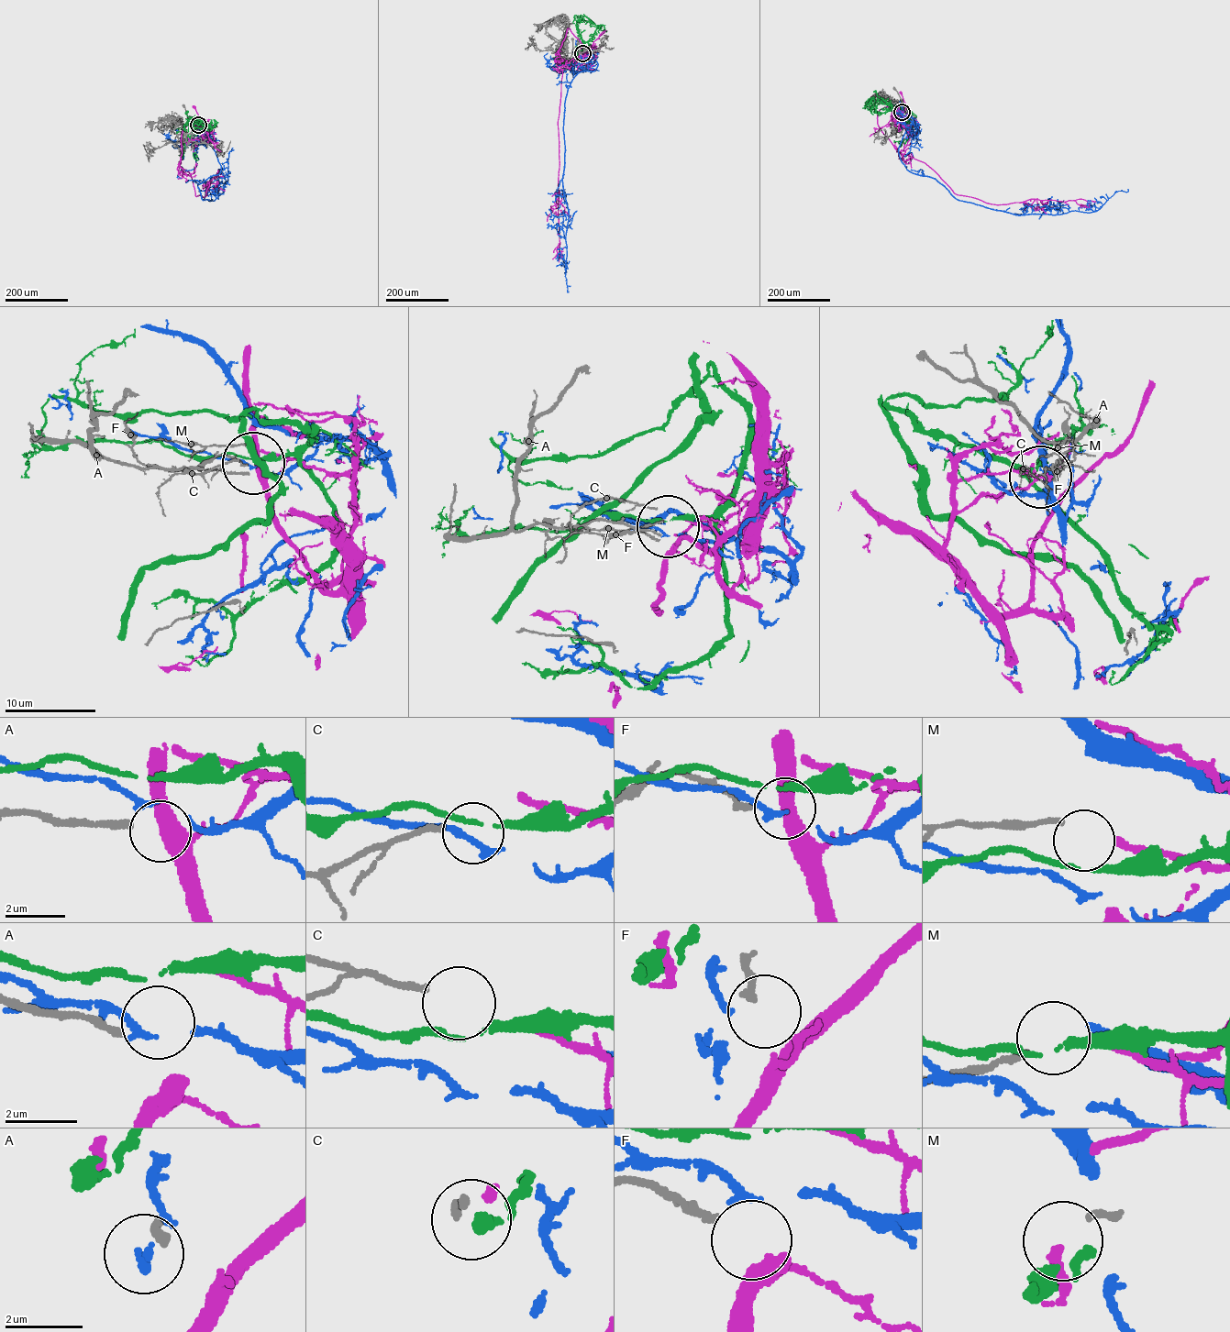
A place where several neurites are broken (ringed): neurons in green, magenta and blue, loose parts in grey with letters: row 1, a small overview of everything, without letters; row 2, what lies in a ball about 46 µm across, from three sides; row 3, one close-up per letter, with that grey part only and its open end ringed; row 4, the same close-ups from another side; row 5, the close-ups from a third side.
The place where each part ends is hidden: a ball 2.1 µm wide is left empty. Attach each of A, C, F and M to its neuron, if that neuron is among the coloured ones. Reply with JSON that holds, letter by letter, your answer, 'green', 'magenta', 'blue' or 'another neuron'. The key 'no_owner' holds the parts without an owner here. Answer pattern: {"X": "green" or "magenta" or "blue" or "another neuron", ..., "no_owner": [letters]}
{"A": "another neuron", "C": "green", "F": "another neuron", "M": "magenta", "no_owner": ["A", "F"]}

